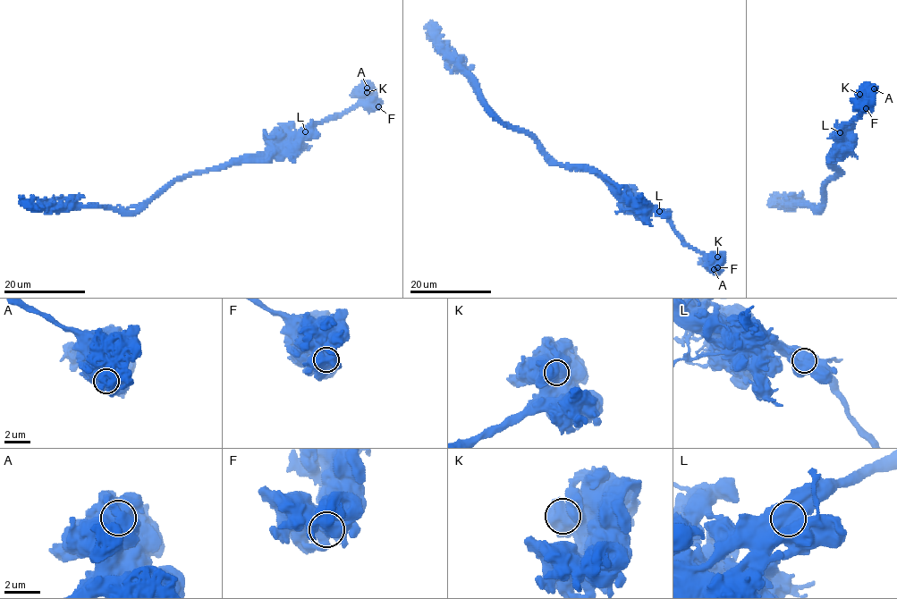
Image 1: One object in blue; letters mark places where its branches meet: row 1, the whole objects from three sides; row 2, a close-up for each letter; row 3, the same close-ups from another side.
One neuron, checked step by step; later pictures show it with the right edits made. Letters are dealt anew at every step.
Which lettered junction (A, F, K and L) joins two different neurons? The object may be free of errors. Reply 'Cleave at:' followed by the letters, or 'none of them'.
Cleave at: L

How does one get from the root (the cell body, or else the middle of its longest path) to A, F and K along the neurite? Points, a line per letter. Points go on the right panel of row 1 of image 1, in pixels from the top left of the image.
A: (840, 169), (831, 168), (828, 164), (837, 153), (840, 135), (844, 125), (857, 119), (863, 101), (874, 88)
F: (840, 169), (831, 168), (828, 164), (837, 153), (840, 135), (844, 125), (857, 119), (860, 107), (866, 108)
K: (840, 169), (831, 168), (828, 164), (837, 153), (836, 143), (844, 125), (858, 116), (863, 102), (859, 94)

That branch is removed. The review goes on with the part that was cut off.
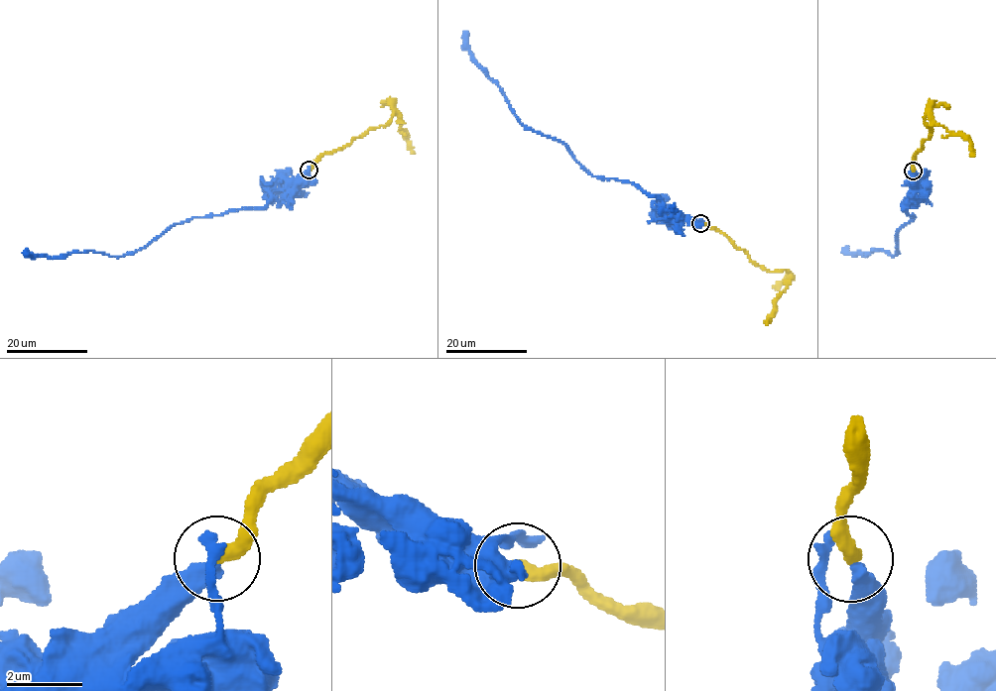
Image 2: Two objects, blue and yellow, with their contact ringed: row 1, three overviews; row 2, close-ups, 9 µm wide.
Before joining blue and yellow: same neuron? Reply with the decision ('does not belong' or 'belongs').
does not belong

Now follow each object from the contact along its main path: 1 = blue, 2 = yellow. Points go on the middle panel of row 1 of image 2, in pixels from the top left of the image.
1: (700, 223), (668, 210), (636, 184), (593, 176), (561, 142), (527, 128), (472, 58), (463, 31)
2: (700, 223), (722, 232), (761, 267), (775, 272), (786, 270), (789, 274), (787, 288), (776, 298), (767, 325)

